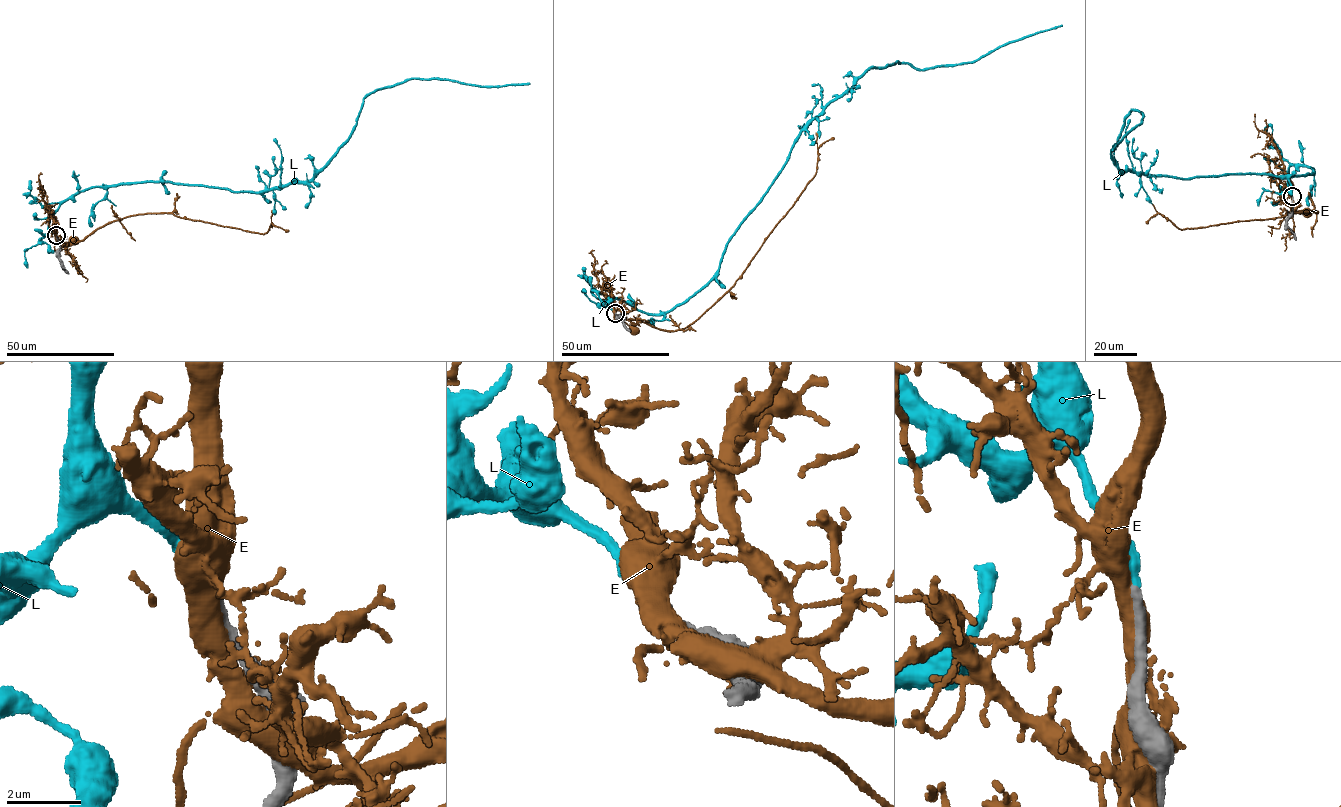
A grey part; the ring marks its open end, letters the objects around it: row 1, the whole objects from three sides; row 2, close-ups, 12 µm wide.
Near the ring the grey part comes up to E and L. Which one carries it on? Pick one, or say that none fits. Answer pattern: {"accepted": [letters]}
{"accepted": ["L"]}

